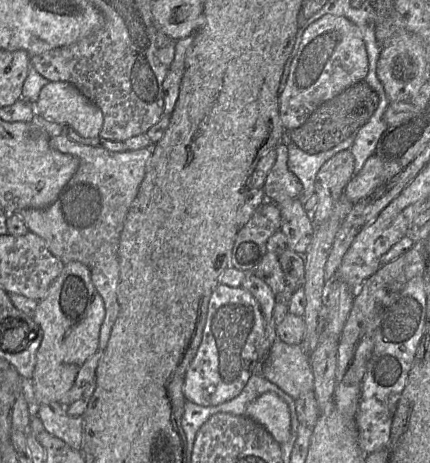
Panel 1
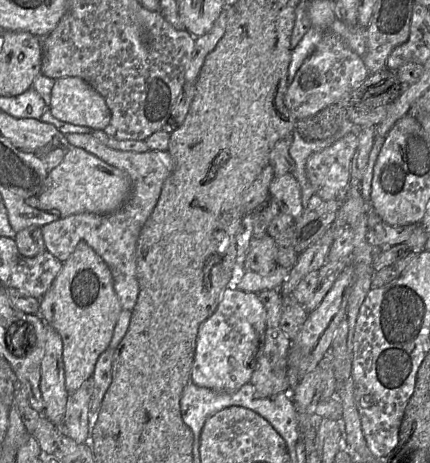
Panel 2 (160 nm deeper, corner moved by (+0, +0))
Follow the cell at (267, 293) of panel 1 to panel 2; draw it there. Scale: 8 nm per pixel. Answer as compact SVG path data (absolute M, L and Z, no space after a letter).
M263 290L257 295L266 310L266 326L262 345L255 358L250 382L254 386L256 398L267 398L291 391L287 377L287 355L291 341L279 326L282 303L282 295L279 290Z

